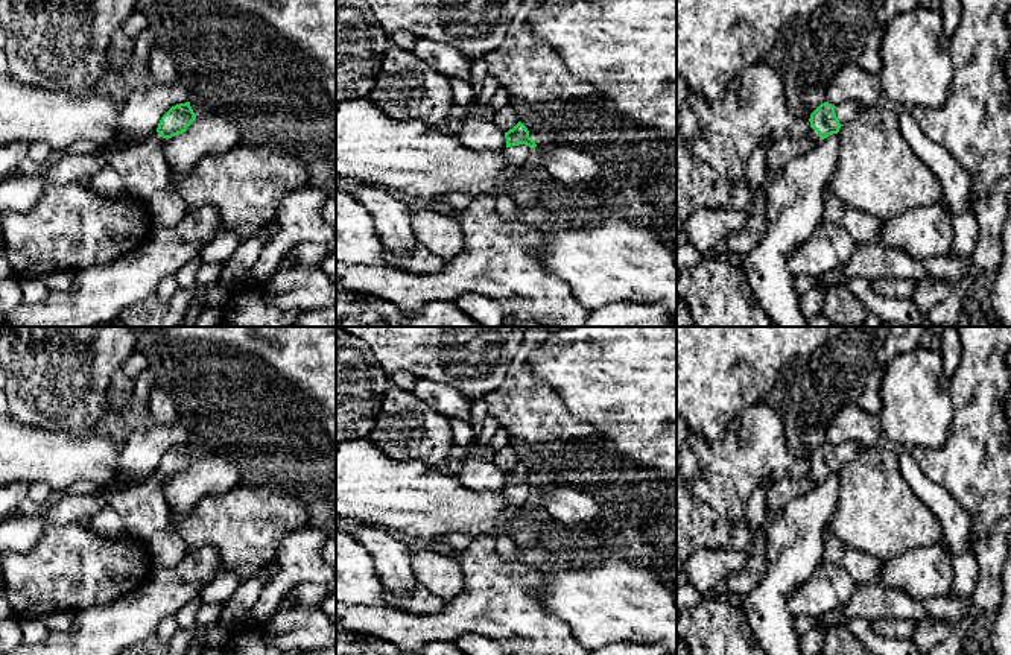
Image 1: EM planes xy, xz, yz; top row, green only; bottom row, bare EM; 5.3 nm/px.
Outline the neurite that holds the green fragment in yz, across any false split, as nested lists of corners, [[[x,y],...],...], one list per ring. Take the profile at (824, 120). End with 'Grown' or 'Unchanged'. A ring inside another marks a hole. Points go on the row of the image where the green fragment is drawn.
[[[829,102],[821,103],[812,114],[810,114],[810,137],[815,141],[824,140],[832,134],[838,134],[841,126],[847,123],[857,111],[860,105],[857,103],[842,103],[842,105],[832,105]]]. Grown

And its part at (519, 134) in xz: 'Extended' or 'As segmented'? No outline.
Extended

